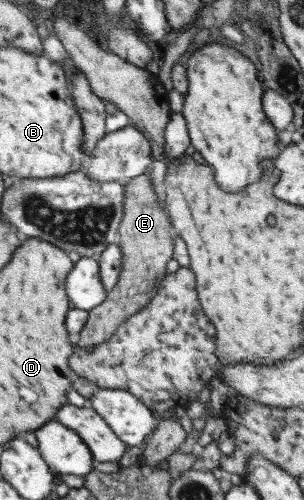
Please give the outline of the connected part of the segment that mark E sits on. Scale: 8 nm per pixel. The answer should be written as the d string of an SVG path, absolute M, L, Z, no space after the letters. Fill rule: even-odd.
M144 171L143 174L139 176L134 176L133 178L126 179L122 182L123 185L123 217L121 222L117 224L117 245L119 245L119 251L121 254L121 272L119 272L119 278L115 282L113 288L107 291L107 296L105 300L91 308L87 311L87 320L83 328L78 332L77 336L74 337L74 342L79 346L79 348L87 348L91 350L95 344L101 344L101 342L107 340L119 324L125 322L129 316L133 316L135 312L139 312L141 308L149 304L151 296L155 296L157 292L158 284L161 282L161 278L165 276L165 264L169 262L172 258L173 250L173 231L171 229L171 224L168 216L164 210L161 210L159 202L157 200L157 194L151 186L151 181L148 177L148 172Z

